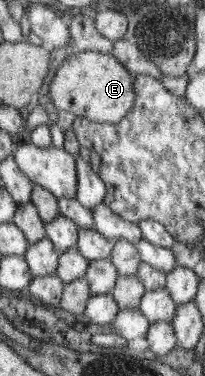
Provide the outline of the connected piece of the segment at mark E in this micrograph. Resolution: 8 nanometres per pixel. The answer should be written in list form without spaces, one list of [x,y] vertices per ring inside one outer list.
[[[85,51],[67,57],[50,85],[50,97],[58,110],[73,112],[76,116],[93,122],[115,125],[123,120],[137,97],[135,76],[111,52]]]

